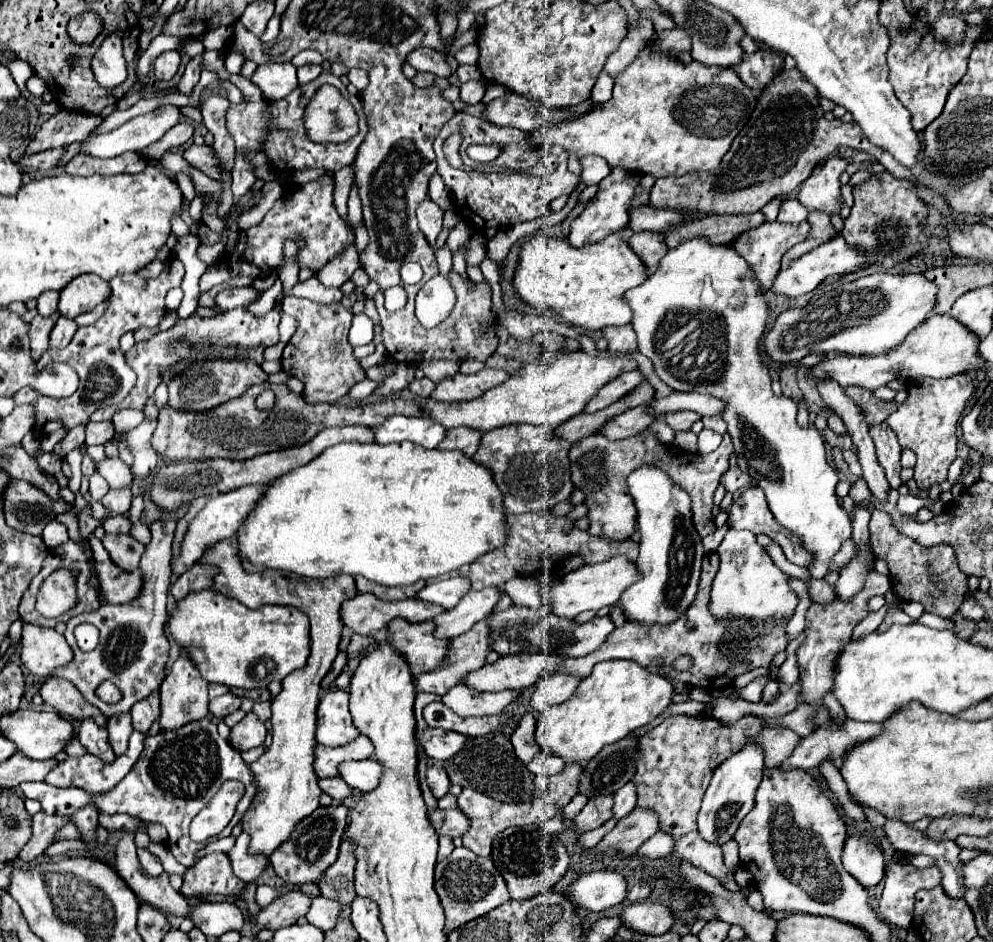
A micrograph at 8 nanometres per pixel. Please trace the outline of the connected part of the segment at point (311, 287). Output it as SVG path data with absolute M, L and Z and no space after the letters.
M311 277L303 283L297 283L287 295L297 295L303 299L311 299L315 303L337 303L343 299L341 289L329 289L323 287L323 283L317 277Z

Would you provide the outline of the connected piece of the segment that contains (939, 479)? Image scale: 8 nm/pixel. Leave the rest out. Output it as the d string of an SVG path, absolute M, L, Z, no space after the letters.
M953 375L949 379L923 379L923 377L915 377L907 381L907 401L897 405L897 411L893 411L885 421L887 425L895 431L901 447L911 449L917 455L917 465L914 468L913 478L917 481L919 489L929 489L935 483L945 483L947 481L947 469L951 465L951 461L955 459L955 445L957 445L957 437L955 437L955 425L967 405L967 401L975 395L975 377L971 375Z

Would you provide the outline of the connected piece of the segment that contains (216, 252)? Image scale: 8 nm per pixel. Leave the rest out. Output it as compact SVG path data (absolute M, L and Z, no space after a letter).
M216 243L214 245L200 245L197 249L198 257L205 262L208 266L214 264L221 257L224 251L224 245L222 243Z

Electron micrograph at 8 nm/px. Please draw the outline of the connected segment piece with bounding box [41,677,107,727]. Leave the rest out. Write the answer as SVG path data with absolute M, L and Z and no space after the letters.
M49 677L45 681L45 685L41 687L41 697L45 703L55 707L57 713L61 713L61 715L67 715L73 719L83 719L89 715L101 727L107 727L107 717L95 705L87 703L87 699L83 699L83 695L79 695L79 691L75 691L75 685L67 683L65 679Z

